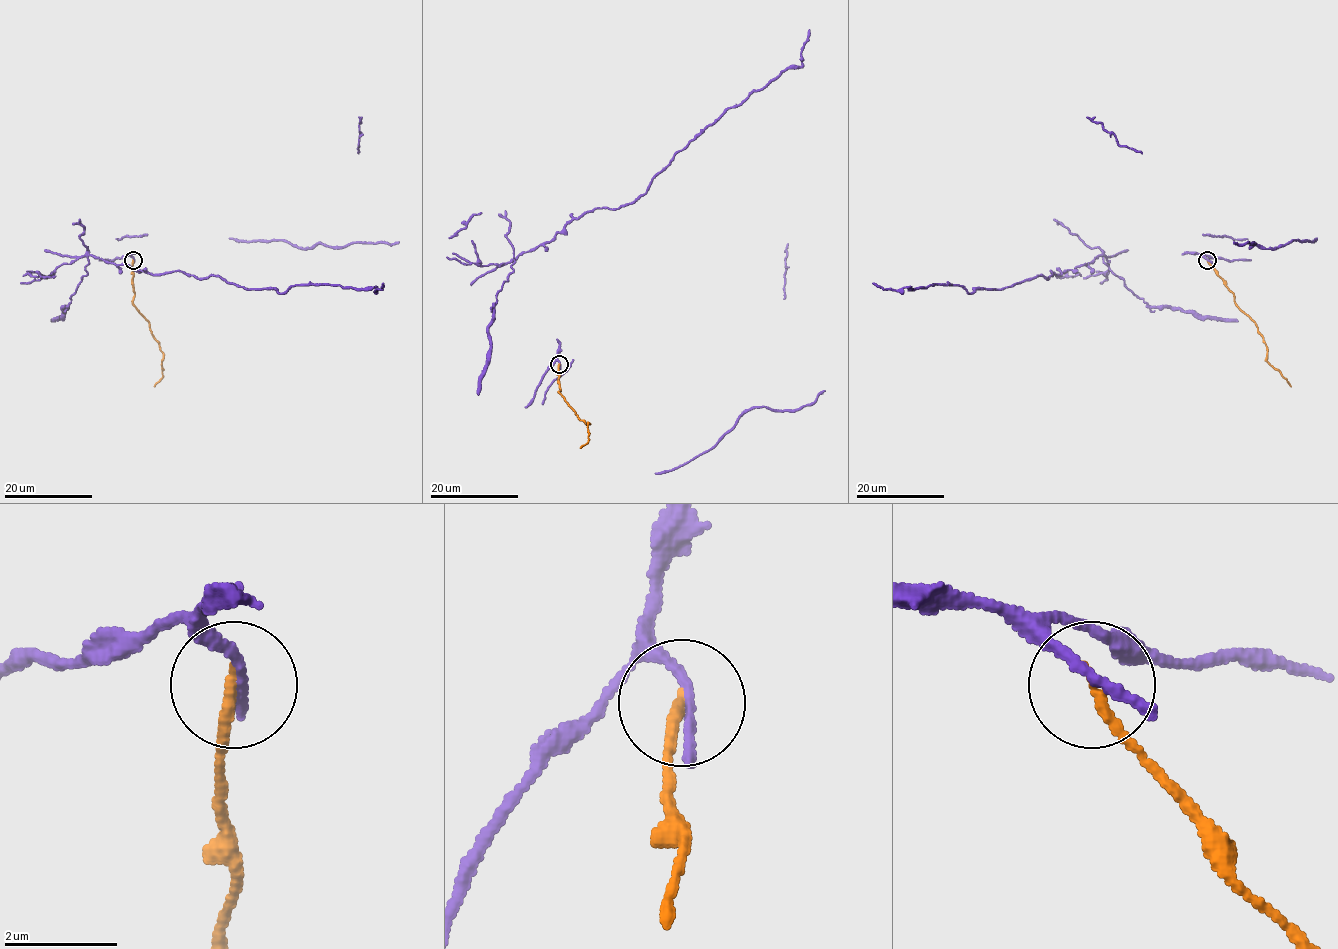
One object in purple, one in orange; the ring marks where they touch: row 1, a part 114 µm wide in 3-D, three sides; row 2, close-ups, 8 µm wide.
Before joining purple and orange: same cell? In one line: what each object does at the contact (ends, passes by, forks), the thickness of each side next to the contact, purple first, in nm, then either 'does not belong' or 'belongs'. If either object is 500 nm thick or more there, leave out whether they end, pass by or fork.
purple ends there; orange ends there; 200 nm thick on the purple side, 180 nm on the other; does not belong

